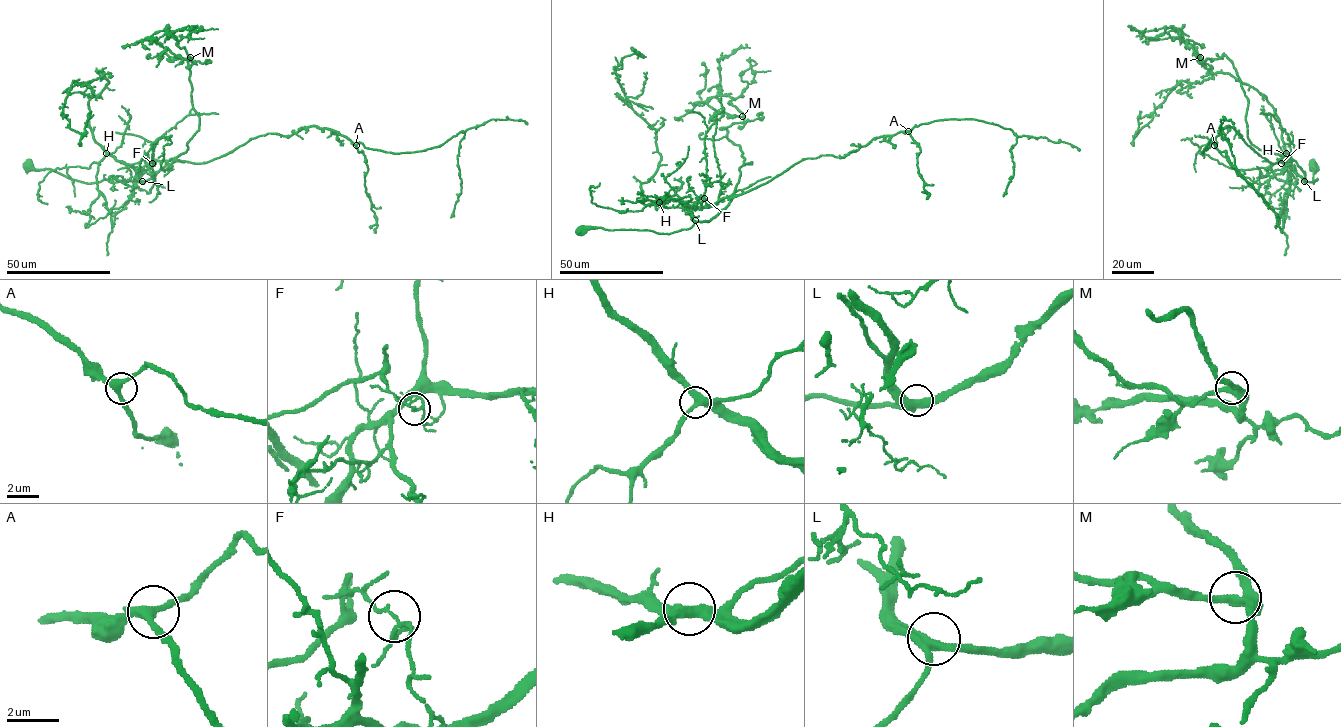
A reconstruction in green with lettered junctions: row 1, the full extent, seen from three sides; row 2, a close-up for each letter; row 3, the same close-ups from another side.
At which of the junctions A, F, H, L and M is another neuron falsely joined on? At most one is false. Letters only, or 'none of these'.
F

